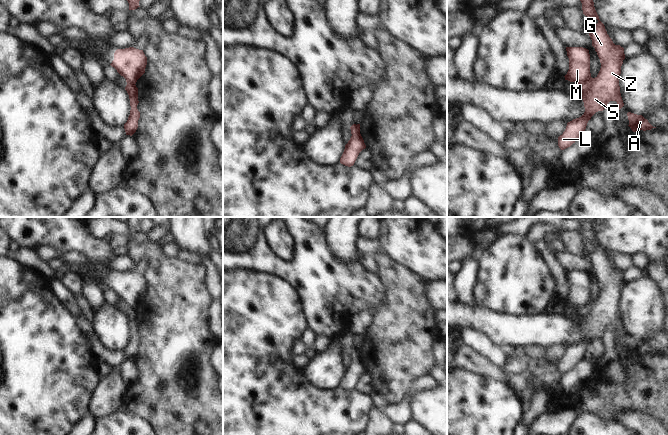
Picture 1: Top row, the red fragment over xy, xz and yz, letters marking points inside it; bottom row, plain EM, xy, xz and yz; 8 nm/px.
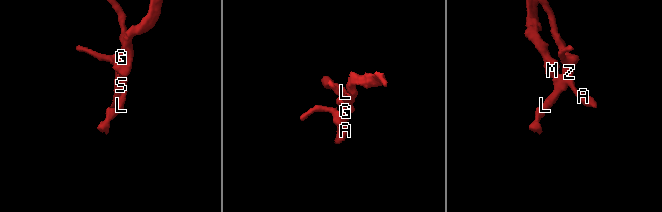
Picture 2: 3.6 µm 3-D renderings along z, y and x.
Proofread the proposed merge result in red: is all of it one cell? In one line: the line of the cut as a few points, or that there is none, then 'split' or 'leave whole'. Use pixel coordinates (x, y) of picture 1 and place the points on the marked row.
cut in yz along (590, 76), (578, 86); split

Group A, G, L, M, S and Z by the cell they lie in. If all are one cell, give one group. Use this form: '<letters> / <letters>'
A G L S Z / M

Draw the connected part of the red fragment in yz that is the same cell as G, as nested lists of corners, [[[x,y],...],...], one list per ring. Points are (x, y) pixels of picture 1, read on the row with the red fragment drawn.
[[[593,0],[580,1],[583,14],[598,20],[589,36],[600,59],[601,68],[595,78],[590,77],[584,84],[578,86],[585,112],[581,117],[568,122],[563,134],[558,137],[558,146],[561,150],[570,147],[580,136],[585,135],[588,121],[596,112],[603,111],[610,101],[616,101],[618,109],[624,106],[619,86],[621,66],[625,59],[624,48],[615,45],[607,34],[595,10]]]

